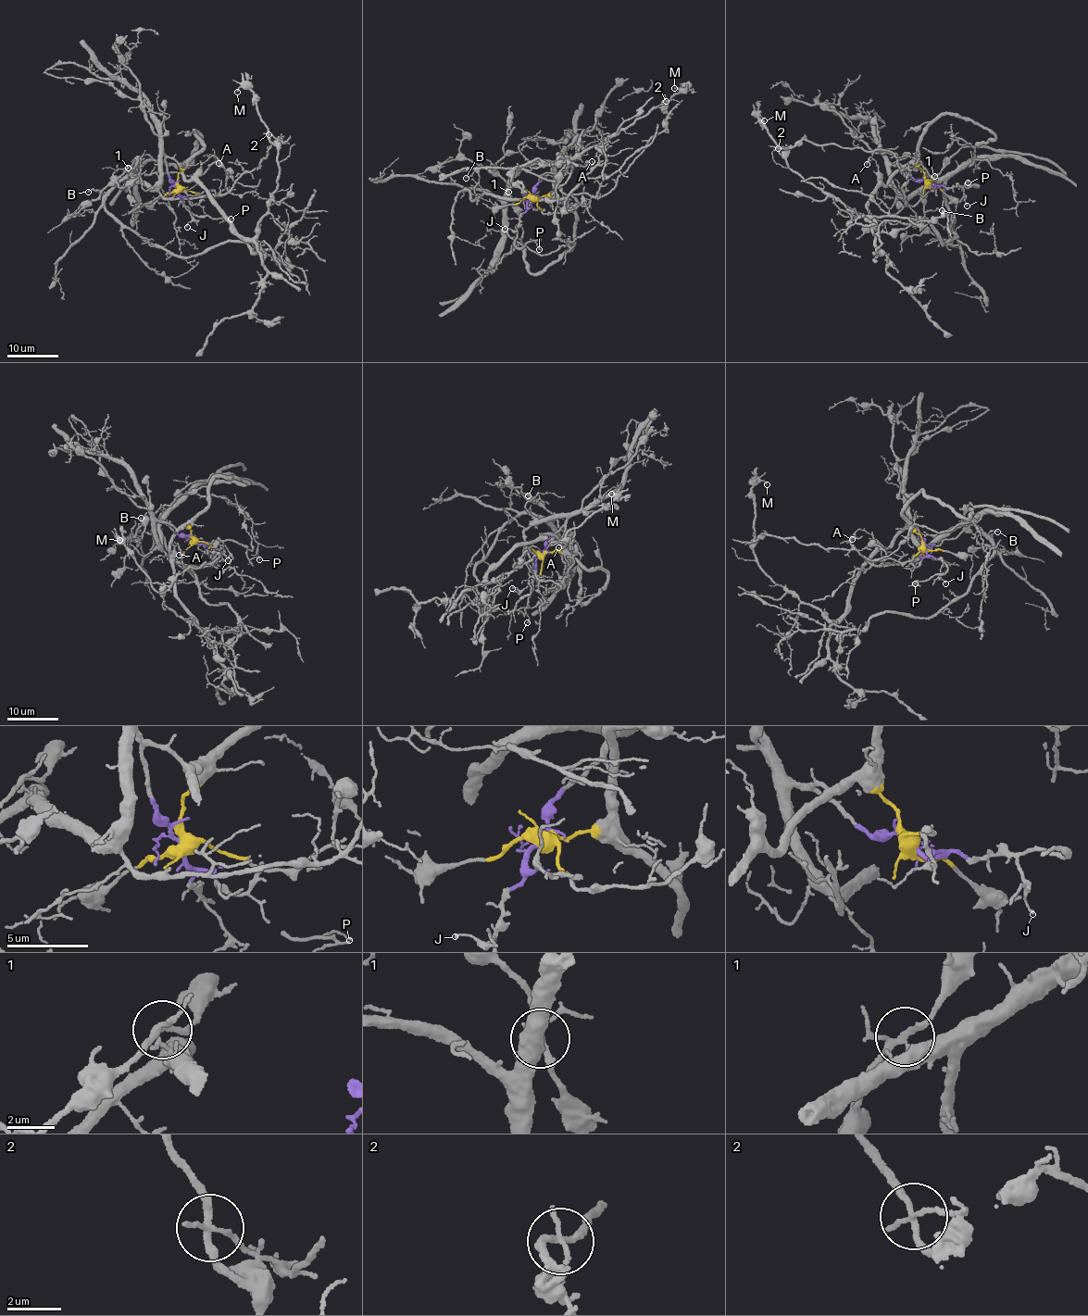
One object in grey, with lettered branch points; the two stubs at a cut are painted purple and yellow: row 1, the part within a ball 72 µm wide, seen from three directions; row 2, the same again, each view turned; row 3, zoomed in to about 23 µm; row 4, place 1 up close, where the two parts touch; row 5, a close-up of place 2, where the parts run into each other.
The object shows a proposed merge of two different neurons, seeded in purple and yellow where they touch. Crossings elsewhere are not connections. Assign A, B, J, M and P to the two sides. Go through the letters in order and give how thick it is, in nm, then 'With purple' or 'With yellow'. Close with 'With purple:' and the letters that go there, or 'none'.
A: Thickness 120 nm. With yellow
B: Thickness 130 nm. With yellow
J: Thickness 130 nm. With purple
M: Thickness 140 nm. With yellow
P: Thickness 110 nm. With purple
With purple: J, P

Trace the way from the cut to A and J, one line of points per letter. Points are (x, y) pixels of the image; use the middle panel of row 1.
A: (532, 198), (541, 198), (552, 191), (555, 162), (593, 165), (592, 160)
J: (531, 198), (518, 227), (513, 231), (504, 228)

